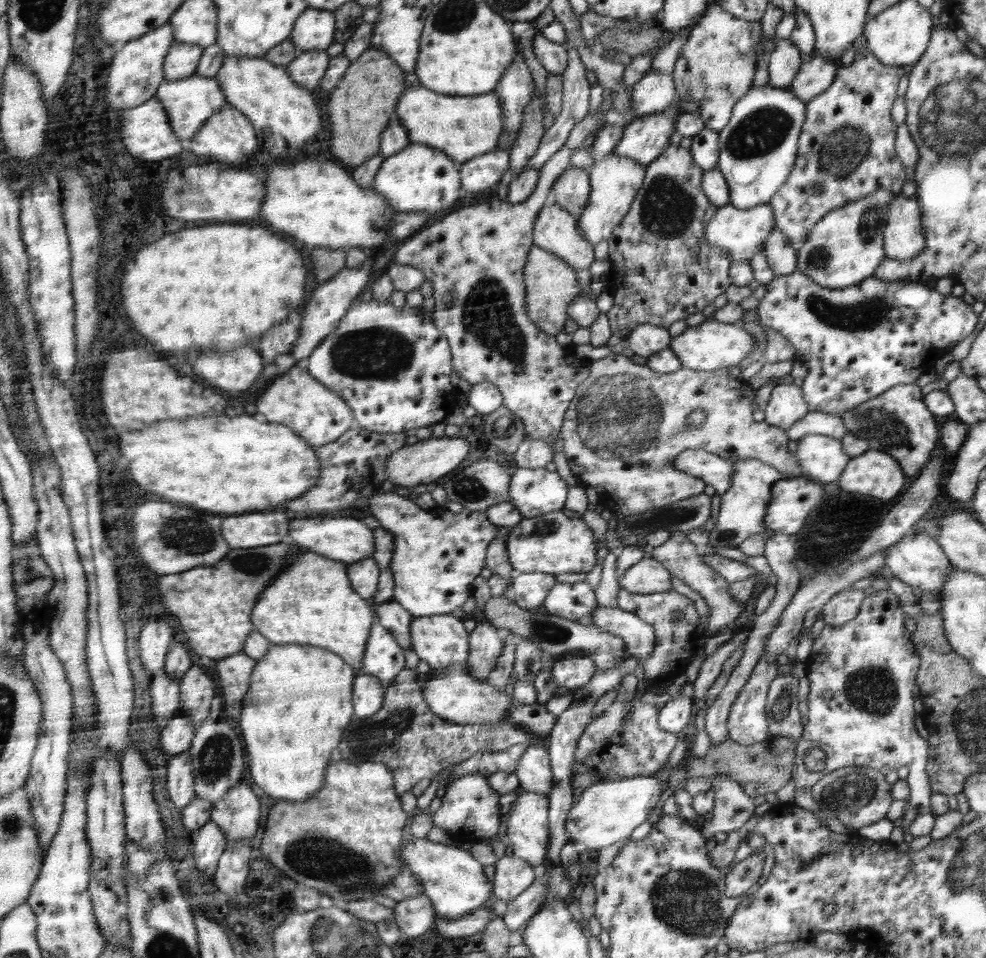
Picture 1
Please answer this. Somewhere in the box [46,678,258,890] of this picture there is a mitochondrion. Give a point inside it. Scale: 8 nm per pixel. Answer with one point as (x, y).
(217, 757)

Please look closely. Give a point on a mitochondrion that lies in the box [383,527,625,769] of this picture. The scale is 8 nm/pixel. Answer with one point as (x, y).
(552, 632)

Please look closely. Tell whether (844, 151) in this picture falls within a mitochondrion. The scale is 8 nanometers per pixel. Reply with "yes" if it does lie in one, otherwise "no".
yes

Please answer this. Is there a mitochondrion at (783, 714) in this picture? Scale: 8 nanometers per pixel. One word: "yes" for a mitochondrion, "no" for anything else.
yes

